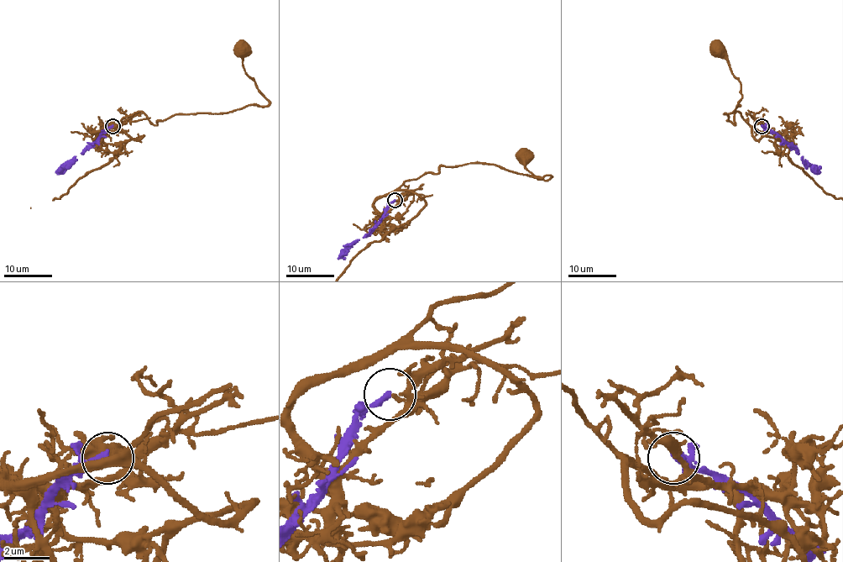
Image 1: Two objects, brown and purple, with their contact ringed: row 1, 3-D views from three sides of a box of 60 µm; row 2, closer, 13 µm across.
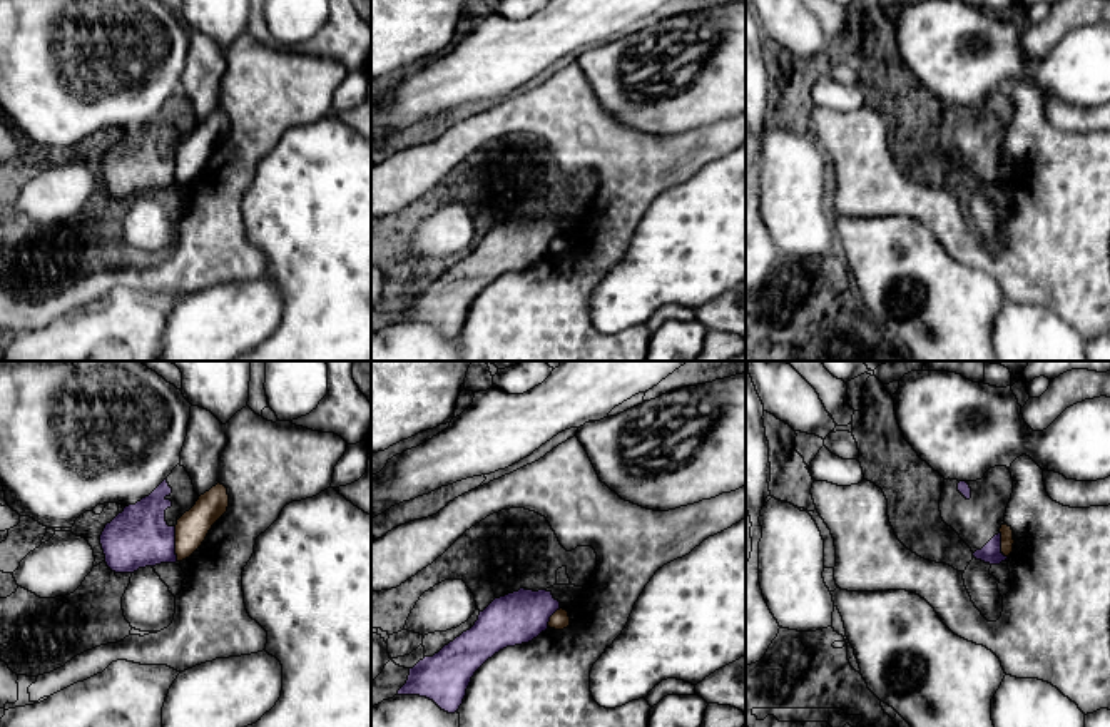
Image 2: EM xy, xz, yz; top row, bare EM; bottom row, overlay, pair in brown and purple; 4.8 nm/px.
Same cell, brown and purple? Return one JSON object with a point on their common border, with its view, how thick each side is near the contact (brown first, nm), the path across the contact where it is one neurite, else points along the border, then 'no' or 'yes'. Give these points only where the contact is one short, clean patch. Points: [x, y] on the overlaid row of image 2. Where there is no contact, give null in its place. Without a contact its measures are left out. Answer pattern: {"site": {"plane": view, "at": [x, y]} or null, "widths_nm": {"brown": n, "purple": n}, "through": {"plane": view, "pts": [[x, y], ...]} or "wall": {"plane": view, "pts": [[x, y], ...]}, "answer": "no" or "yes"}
{"site": {"plane": "xy", "at": [176, 543]}, "widths_nm": {"brown": 160, "purple": 300}, "wall": {"plane": "xy", "pts": [[174, 527], [174, 554], [178, 560]]}, "answer": "no"}

